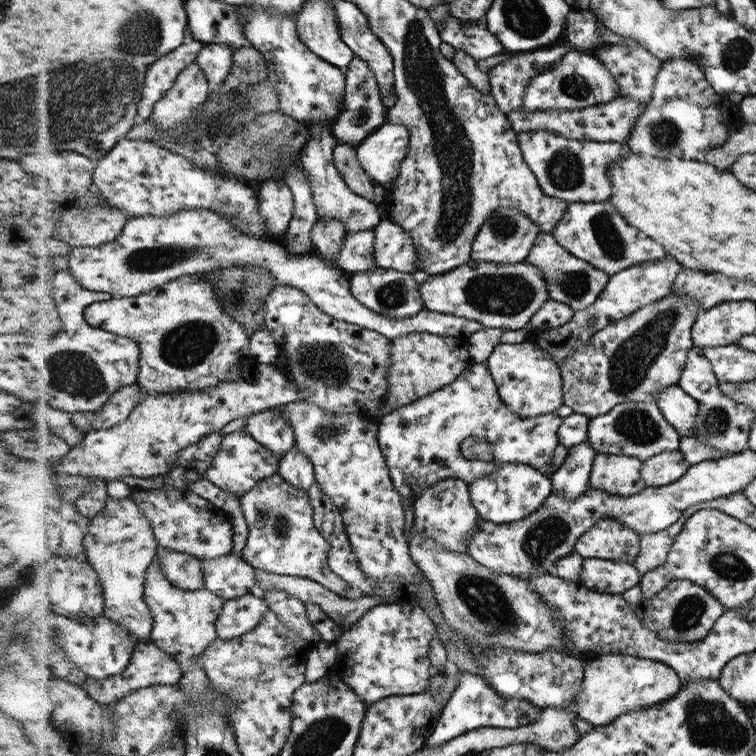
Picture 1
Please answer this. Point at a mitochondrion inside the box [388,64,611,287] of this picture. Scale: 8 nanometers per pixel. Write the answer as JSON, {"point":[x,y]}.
{"point":[565,169]}

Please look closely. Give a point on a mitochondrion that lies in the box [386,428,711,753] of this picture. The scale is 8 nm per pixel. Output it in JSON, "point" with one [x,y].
{"point":[481,597]}

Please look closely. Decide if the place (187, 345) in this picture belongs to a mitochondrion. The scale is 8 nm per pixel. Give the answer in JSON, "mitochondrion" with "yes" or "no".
{"mitochondrion":"yes"}

